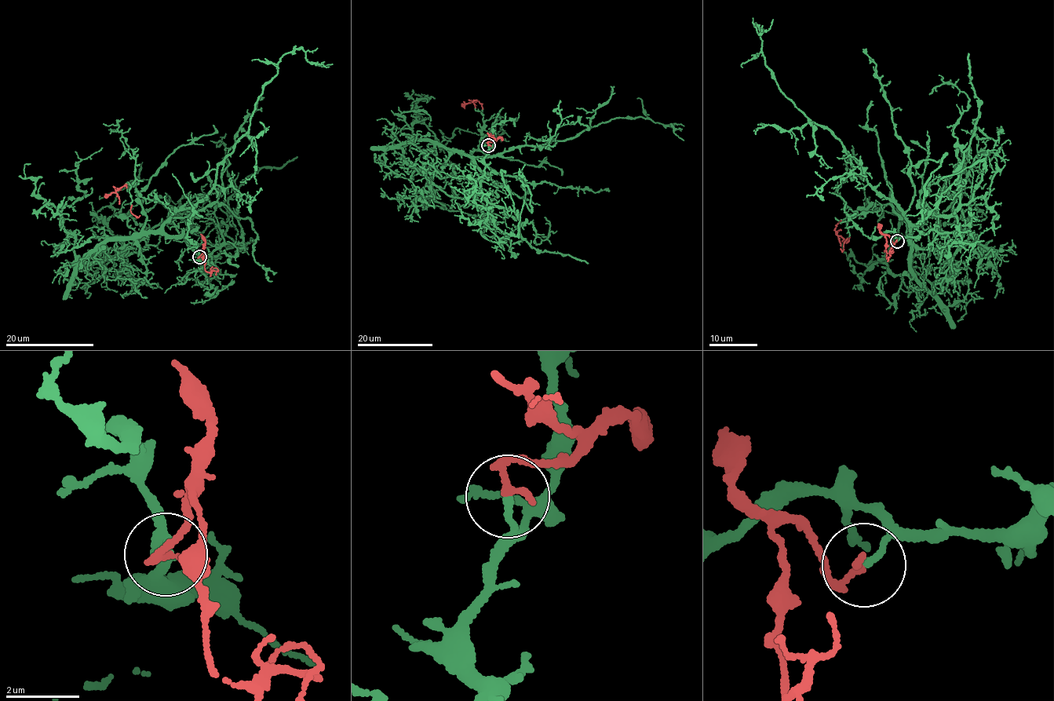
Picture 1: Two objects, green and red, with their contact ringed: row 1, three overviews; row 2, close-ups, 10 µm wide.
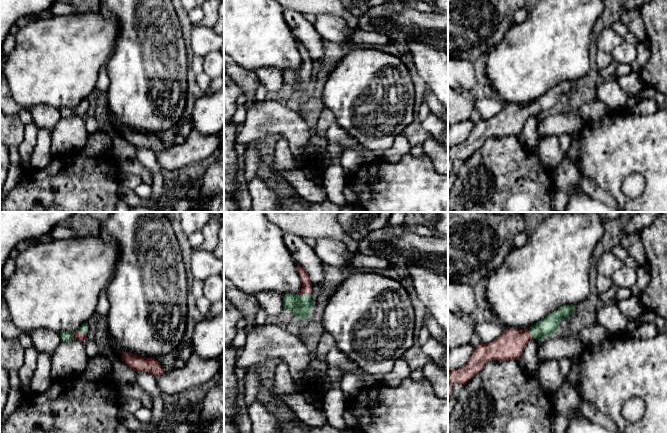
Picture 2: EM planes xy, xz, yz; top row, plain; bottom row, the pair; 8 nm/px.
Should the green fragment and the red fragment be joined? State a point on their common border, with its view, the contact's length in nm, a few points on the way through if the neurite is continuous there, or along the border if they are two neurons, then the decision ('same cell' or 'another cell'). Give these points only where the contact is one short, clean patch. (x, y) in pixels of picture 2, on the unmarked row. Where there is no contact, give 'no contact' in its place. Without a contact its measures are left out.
meets green in xz at (304, 70); contact 100 nm long; another cell

